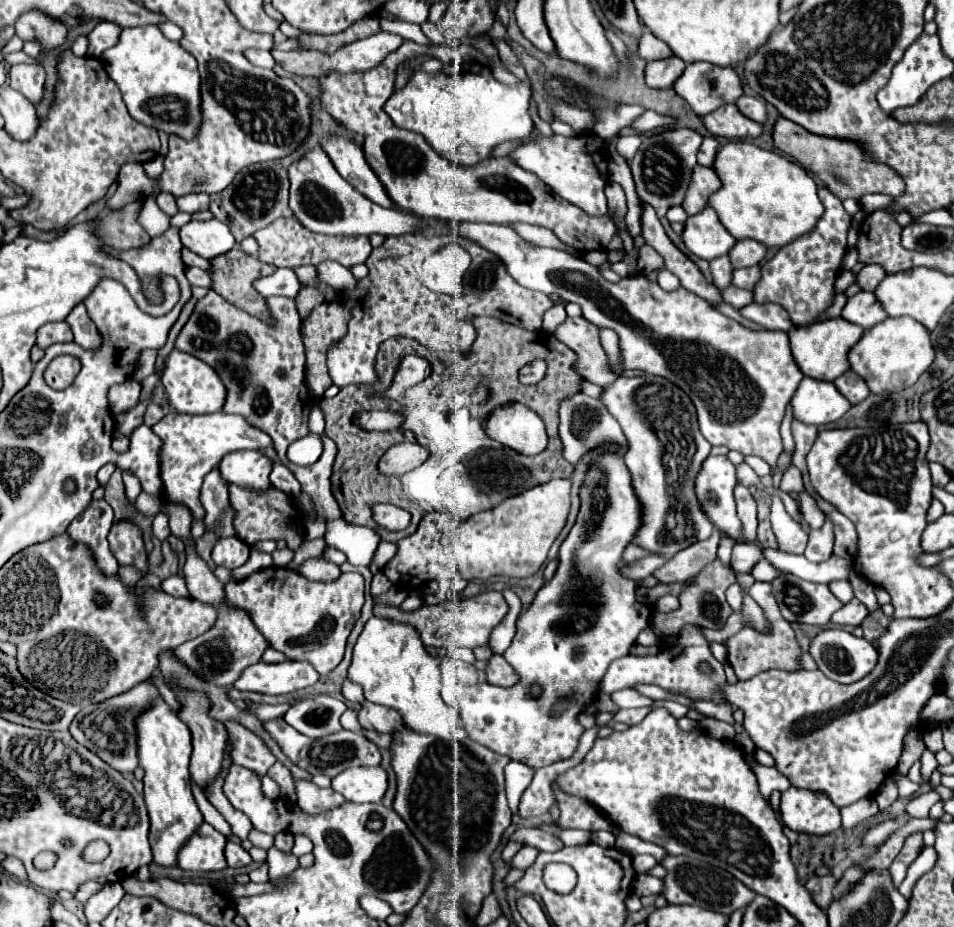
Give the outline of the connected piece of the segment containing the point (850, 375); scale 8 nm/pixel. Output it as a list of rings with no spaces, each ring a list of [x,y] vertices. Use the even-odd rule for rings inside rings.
[[[846,370],[842,376],[838,376],[834,380],[834,384],[848,398],[850,404],[858,404],[858,402],[862,402],[870,394],[866,382],[854,370]]]

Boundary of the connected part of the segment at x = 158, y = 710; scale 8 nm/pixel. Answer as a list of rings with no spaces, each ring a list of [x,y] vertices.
[[[158,698],[148,710],[136,716],[136,746],[138,746],[138,766],[144,770],[144,798],[150,814],[150,846],[154,862],[162,866],[174,866],[178,846],[186,842],[186,836],[194,834],[202,824],[202,814],[194,802],[188,762],[192,752],[192,736],[188,726],[176,718],[176,712]]]

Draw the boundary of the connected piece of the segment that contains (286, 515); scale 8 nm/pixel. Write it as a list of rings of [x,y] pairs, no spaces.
[[[230,486],[230,504],[234,506],[236,510],[236,518],[234,518],[234,526],[236,526],[236,532],[240,536],[240,540],[244,540],[246,544],[254,544],[254,542],[260,542],[260,540],[286,540],[288,548],[290,550],[298,550],[300,544],[302,544],[302,538],[300,534],[296,532],[296,526],[294,526],[294,518],[296,518],[296,508],[292,504],[292,500],[276,490],[276,488],[268,488],[266,492],[258,494],[258,492],[252,492],[252,490],[244,490],[240,486]]]

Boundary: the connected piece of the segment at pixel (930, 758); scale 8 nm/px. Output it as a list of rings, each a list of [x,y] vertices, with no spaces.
[[[928,748],[922,752],[920,762],[922,762],[922,778],[924,778],[924,782],[928,782],[928,778],[930,778],[930,774],[932,774],[932,770],[938,766],[938,762],[936,762],[934,754],[932,754]]]

